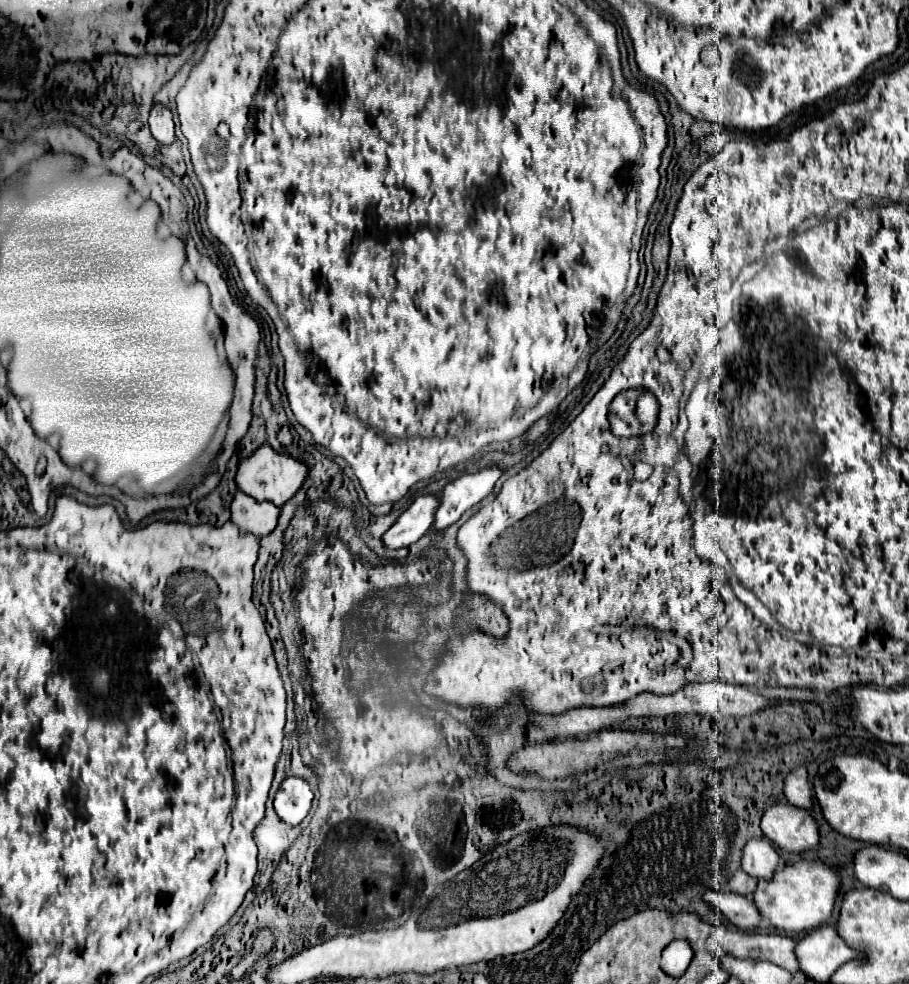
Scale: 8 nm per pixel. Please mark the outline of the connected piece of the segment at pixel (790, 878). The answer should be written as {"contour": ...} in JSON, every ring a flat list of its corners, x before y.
{"contour":[[802,859,798,863,776,867,772,879,758,879,758,887,754,891,754,905,772,927,786,933,800,933,816,929,830,917,838,889,840,877,830,867,818,861]]}

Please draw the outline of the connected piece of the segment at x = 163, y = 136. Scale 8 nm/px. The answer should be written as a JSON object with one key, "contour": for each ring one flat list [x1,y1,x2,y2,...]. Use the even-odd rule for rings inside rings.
{"contour":[[156,103,150,111,150,131,160,143,174,141,174,119,172,111,160,103]]}

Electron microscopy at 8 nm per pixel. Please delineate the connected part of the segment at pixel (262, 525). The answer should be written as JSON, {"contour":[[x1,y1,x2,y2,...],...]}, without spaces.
{"contour":[[236,491,230,503,230,513,232,513,230,521,236,523,240,531,248,531,260,539,276,527,280,509,274,503,268,503,268,501,260,503,254,497,248,497,246,493]]}

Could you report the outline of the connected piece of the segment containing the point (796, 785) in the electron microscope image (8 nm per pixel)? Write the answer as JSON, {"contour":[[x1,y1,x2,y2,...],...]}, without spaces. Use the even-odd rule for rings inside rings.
{"contour":[[796,767,788,777,784,779,784,797,790,805,810,809,812,805,812,793,808,787,808,773,806,767]]}

